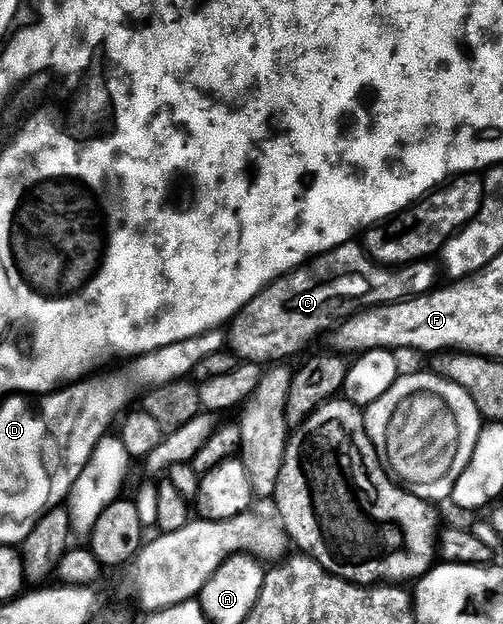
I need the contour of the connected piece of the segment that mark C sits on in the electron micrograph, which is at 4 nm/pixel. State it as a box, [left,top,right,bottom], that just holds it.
[229,240,437,363]

